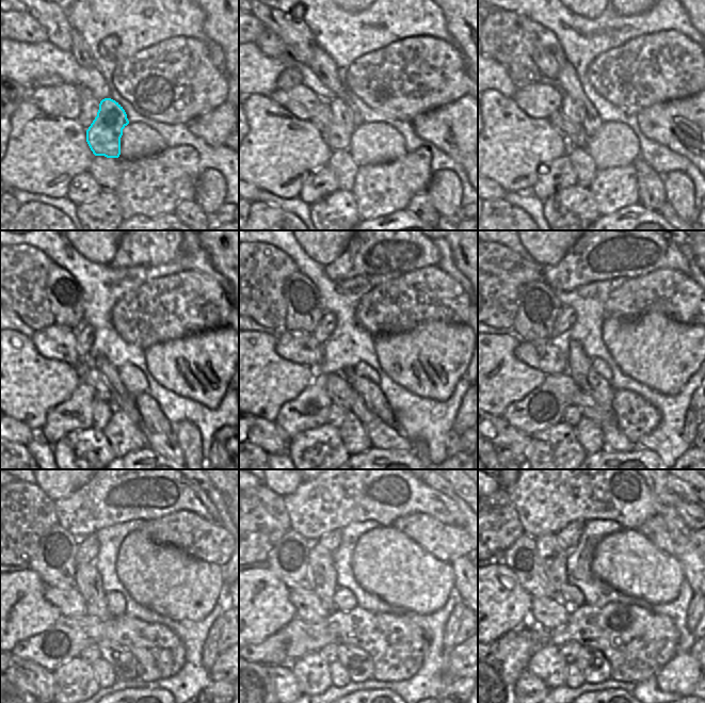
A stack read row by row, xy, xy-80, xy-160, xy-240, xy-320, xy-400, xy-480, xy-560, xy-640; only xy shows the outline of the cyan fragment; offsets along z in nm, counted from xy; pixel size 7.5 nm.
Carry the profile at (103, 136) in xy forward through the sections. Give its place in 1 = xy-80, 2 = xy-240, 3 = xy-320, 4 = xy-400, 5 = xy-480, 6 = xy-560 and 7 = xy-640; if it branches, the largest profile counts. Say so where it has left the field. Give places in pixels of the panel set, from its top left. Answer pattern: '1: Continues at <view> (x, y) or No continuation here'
1: Continues at xy-80 (338, 136)
2: Continues at xy-240 (84, 335)
3: Continues at xy-320 (326, 324)
4: Continues at xy-400 (565, 317)
5: Continues at xy-480 (87, 547)
6: Continues at xy-560 (331, 541)
7: Continues at xy-640 (567, 538).

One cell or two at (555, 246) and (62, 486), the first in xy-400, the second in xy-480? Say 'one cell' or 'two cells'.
one cell

